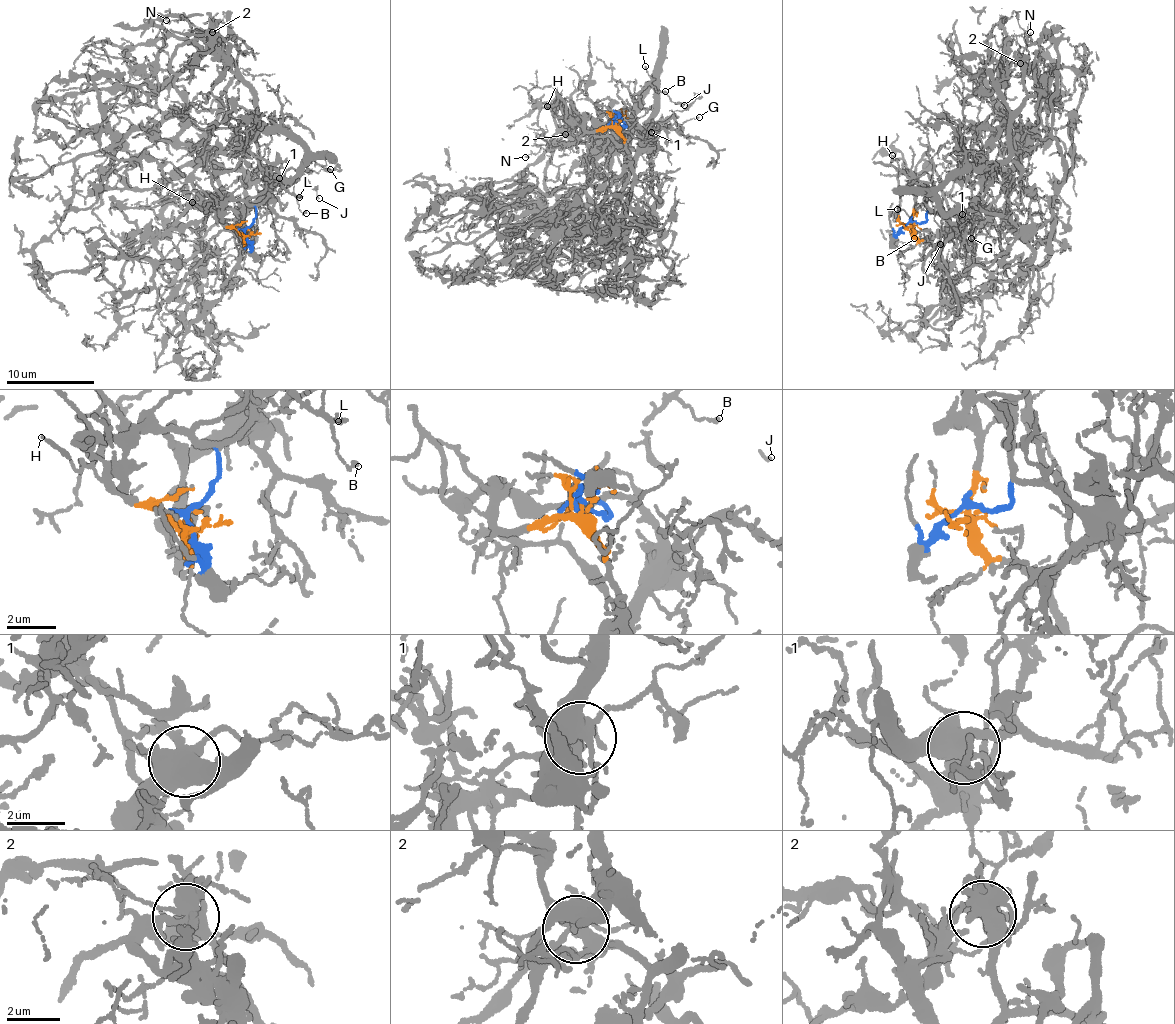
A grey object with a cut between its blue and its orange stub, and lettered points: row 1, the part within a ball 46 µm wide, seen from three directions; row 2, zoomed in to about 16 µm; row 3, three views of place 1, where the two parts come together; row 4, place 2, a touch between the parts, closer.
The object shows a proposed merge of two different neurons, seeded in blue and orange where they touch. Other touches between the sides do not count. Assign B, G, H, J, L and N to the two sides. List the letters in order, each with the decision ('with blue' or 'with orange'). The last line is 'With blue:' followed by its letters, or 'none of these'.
B: with orange
G: with orange
H: with blue
J: with orange
L: with orange
N: with orange
With blue: H

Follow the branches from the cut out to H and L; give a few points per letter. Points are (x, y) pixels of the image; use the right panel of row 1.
H: (915, 222), (927, 219), (928, 199), (910, 174), (887, 165), (891, 155)
L: (915, 224), (914, 234), (934, 243), (961, 233), (960, 217), (944, 216), (922, 204), (910, 215), (896, 208)

